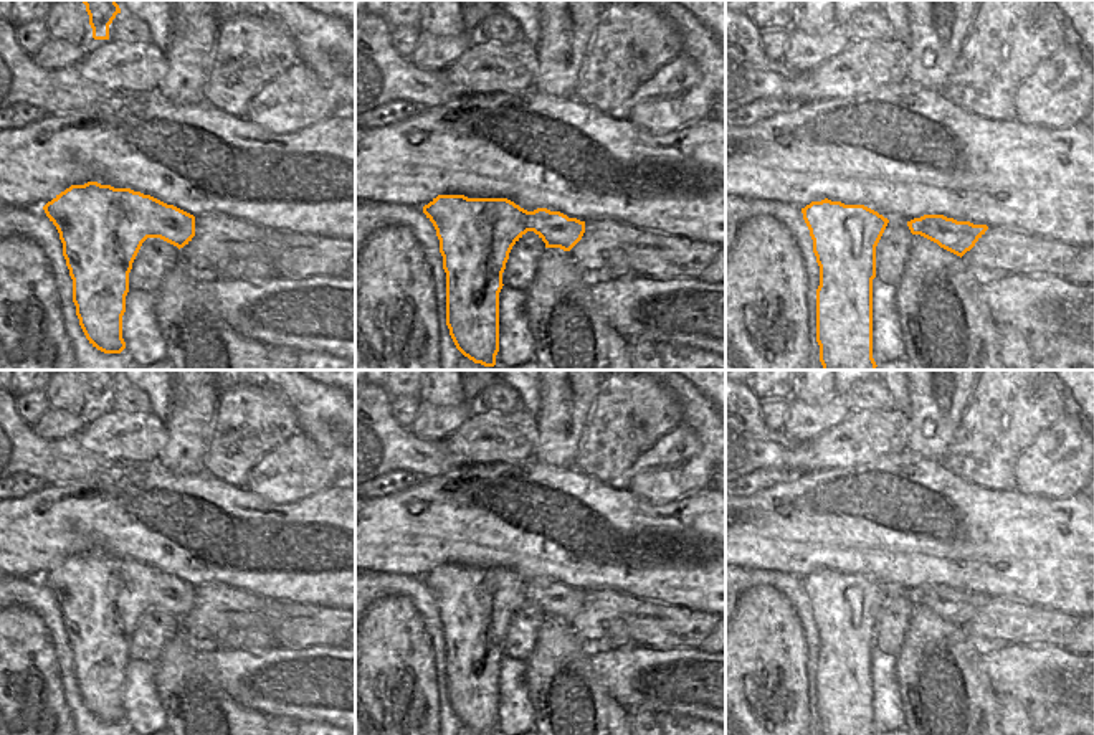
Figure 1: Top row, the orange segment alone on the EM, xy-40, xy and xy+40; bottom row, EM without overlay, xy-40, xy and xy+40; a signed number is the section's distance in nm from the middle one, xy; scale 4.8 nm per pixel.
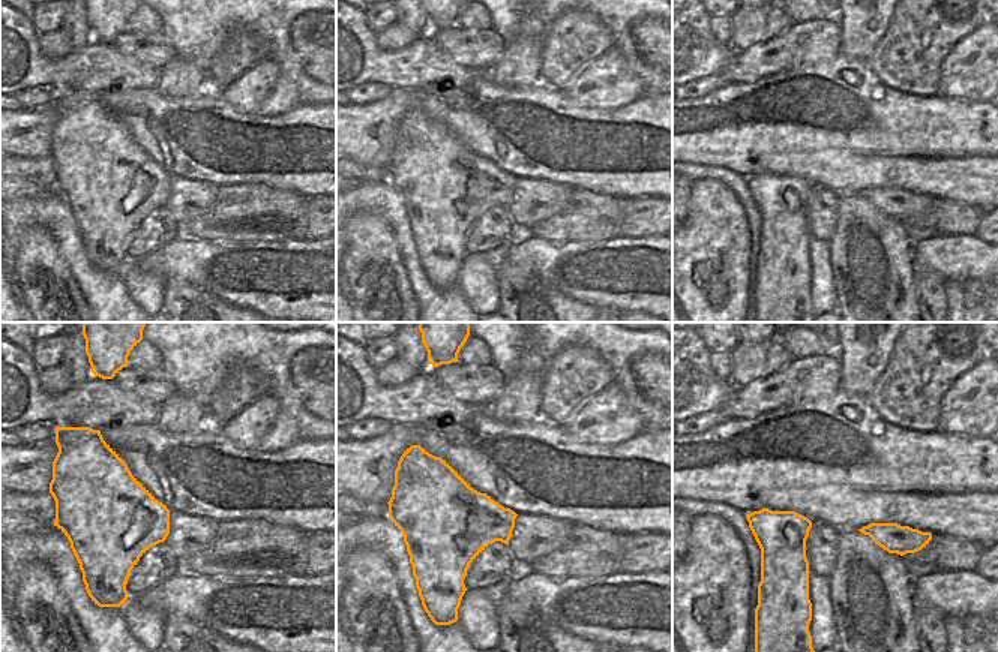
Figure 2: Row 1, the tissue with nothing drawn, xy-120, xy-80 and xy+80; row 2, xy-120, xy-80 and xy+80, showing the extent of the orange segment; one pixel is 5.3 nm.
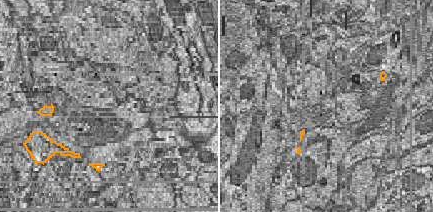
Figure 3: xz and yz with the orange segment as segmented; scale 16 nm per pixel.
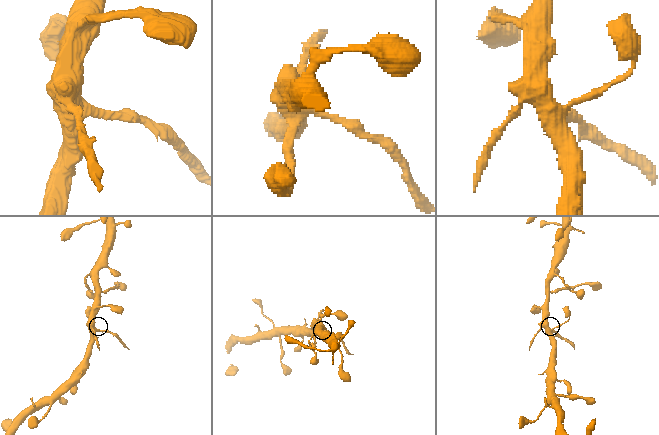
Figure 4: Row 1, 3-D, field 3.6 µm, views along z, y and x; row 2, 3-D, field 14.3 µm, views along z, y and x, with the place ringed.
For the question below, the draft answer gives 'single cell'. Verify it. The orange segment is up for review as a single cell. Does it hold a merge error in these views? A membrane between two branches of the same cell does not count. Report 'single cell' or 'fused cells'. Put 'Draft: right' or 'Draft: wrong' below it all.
fused cells
Draft: wrong

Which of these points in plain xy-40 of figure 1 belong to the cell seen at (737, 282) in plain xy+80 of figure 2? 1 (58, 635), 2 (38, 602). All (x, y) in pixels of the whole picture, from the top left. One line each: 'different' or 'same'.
1: different
2: different

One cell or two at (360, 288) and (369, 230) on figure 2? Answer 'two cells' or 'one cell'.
one cell

